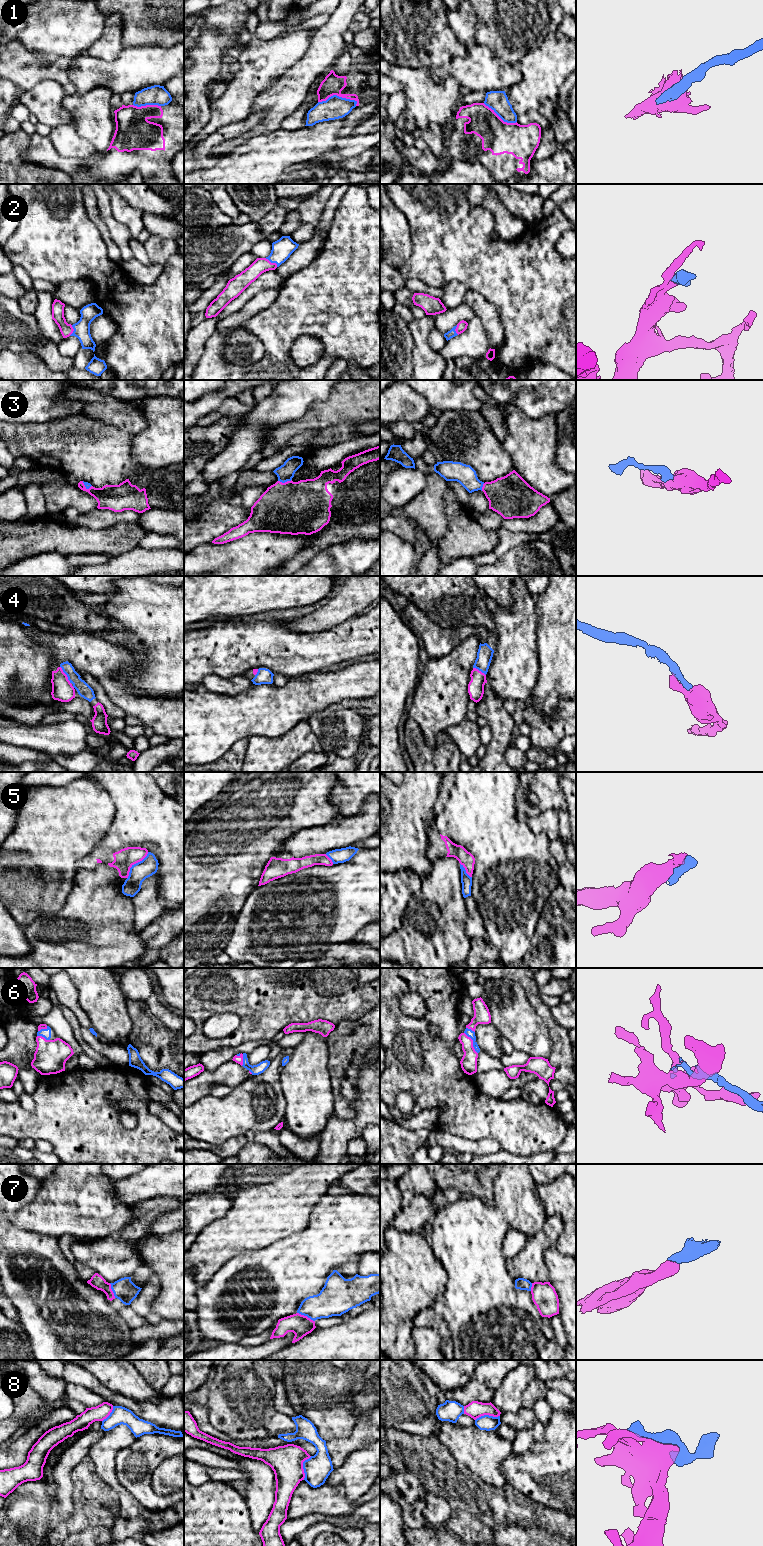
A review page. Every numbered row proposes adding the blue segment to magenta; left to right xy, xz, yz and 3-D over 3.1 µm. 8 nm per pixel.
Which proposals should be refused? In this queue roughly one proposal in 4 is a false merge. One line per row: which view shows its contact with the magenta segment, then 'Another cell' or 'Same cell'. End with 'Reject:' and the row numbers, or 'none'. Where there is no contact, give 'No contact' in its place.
1: Touches magenta in xz. Another cell
2: Touches magenta in xz. Same cell
3: Touches magenta in xz. Same cell
4: Touches magenta in xy. Same cell
5: Touches magenta in xy. Another cell
6: Touches magenta in yz. Same cell
7: Touches magenta in xz. Same cell
8: Touches magenta in xz. Same cell
Reject: 1, 5

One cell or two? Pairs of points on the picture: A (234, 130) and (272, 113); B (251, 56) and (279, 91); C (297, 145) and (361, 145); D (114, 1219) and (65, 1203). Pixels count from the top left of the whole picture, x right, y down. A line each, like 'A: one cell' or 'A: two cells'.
A: two cells
B: two cells
C: one cell
D: one cell

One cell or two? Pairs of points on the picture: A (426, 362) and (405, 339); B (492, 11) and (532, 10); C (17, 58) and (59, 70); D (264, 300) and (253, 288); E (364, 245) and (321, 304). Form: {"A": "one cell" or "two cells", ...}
{"A": "two cells", "B": "one cell", "C": "one cell", "D": "two cells", "E": "one cell"}

